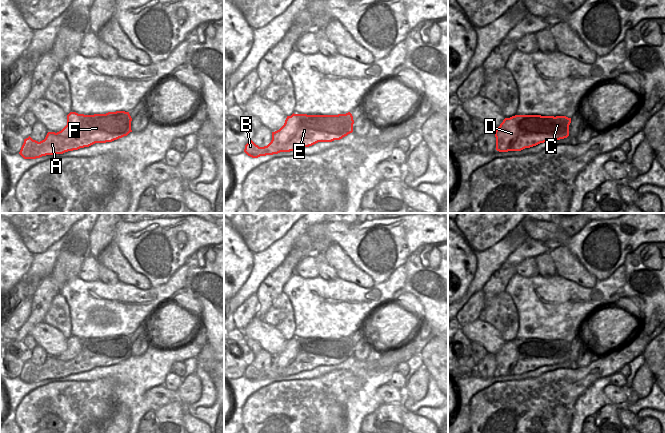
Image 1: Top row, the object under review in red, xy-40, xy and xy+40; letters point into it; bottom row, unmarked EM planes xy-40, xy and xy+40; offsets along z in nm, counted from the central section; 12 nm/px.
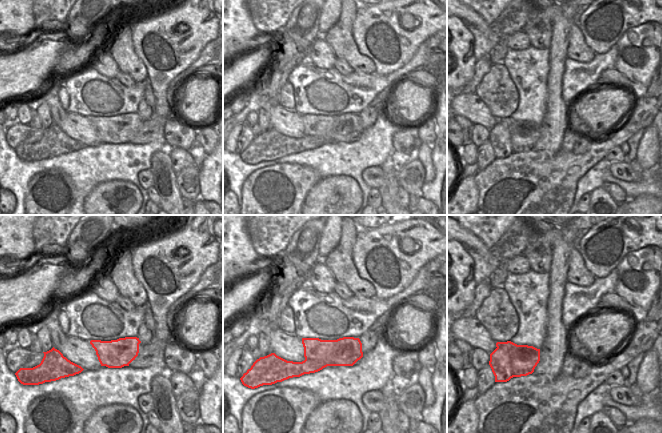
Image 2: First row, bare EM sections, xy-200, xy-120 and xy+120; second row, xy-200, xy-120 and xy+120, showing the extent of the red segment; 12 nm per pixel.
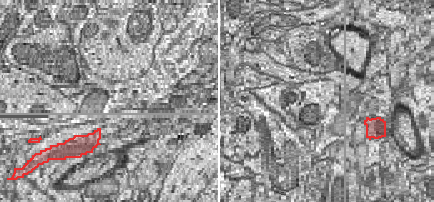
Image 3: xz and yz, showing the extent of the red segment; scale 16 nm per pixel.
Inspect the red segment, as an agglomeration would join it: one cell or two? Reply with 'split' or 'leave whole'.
split

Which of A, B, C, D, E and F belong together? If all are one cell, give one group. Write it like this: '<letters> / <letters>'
A B C E F / D

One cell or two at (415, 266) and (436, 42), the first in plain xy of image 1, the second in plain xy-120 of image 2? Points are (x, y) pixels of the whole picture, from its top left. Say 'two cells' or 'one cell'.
one cell

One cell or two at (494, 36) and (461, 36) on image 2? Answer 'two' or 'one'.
two

